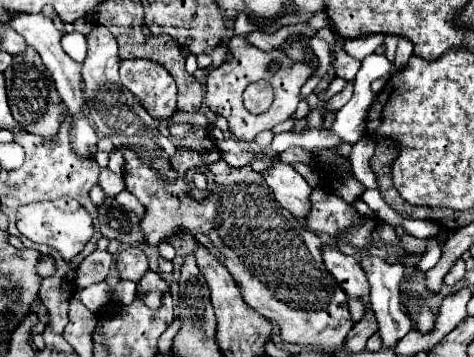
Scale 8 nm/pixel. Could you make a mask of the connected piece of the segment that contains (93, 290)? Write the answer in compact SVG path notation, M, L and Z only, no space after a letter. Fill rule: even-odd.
M99 282L99 284L93 284L89 288L83 288L83 290L77 290L75 292L75 298L81 300L91 312L99 312L99 308L103 308L107 304L107 282Z

